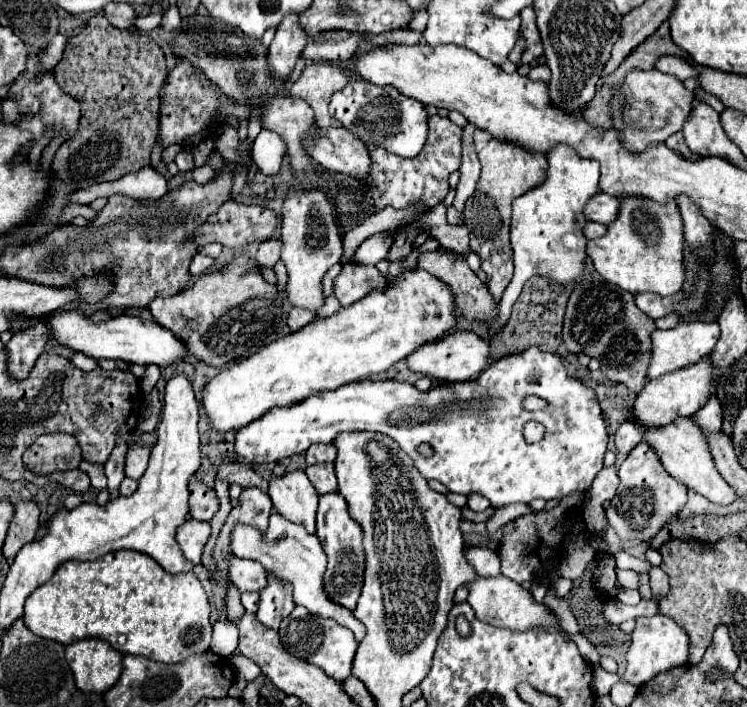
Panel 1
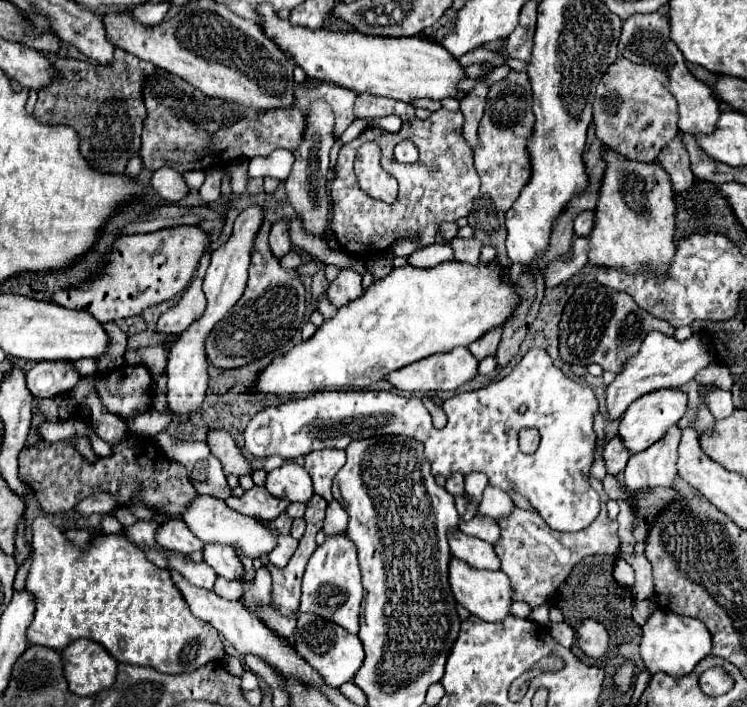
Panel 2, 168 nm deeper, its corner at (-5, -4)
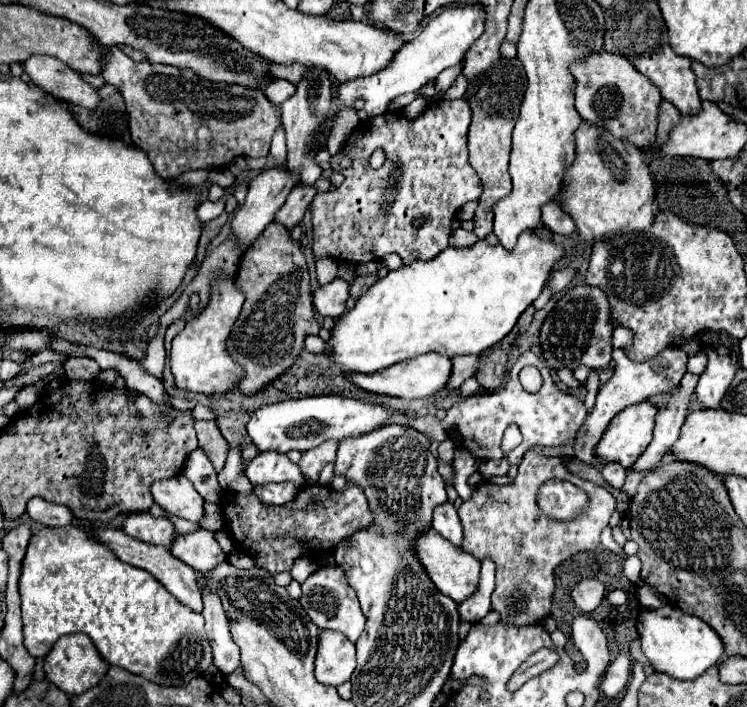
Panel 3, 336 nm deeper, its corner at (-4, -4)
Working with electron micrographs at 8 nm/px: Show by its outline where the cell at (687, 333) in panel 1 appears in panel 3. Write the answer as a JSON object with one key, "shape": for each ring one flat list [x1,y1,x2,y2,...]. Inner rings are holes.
{"shape":[[620,347,620,349,614,349,612,359,616,361,614,375,600,387,600,391,596,395,596,407,586,417,584,425,578,431,578,437,574,441,574,455,580,461,588,463,588,465,596,465,598,463,596,443,600,441,604,431,608,429,608,425,614,419,614,415,618,415,628,405,634,405,634,403,640,403,640,401,644,401,644,399,648,399,652,395,668,393,668,391,676,389,680,385,680,379,686,373,686,363,688,363,688,355,678,347,664,349,656,357,648,359,648,361,632,361,632,359,628,359,628,351,624,347]]}

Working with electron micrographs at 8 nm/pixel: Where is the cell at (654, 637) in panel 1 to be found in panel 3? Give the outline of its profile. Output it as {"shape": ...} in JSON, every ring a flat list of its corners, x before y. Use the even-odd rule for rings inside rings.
{"shape":[[674,605,660,609,645,609,637,620,637,629,642,641,642,653,650,659,652,667,674,679,696,679,708,667,720,661,724,647,716,631,694,615,686,615]]}

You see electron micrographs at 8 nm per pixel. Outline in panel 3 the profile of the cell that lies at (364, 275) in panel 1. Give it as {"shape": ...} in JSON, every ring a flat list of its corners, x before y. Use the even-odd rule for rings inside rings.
{"shape":[[340,277,318,287,314,293,316,311,322,313,324,317,338,319,346,311,346,301,350,297,348,291,350,291,350,285]]}

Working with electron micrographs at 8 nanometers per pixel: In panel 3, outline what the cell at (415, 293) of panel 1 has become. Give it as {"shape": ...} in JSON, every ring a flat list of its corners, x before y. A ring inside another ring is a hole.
{"shape":[[524,231,514,251,506,251,502,245,490,247,486,241,480,241,466,249,448,247,432,261,414,261,412,265,402,265,400,269,388,271,386,277,378,279,362,297,356,299,356,305,336,321,334,329,330,331,330,339,326,341,324,355,346,375,370,375,430,351,446,357,482,353,512,331,522,311,540,295,560,257,562,247,552,241,538,239,534,231]]}

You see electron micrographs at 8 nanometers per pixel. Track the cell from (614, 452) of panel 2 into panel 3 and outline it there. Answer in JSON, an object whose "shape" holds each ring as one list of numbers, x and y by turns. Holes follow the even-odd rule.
{"shape":[[610,461,610,463,606,463,606,465,602,465,602,475,604,475,604,479,612,485,612,487,616,487,616,489,620,489,622,487,622,483,624,483,624,477,626,477,626,469,618,463,618,461]]}

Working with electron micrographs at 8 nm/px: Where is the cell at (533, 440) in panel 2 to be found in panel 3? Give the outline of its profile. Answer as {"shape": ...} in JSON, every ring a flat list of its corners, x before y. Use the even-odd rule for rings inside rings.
{"shape":[[528,451,524,455,524,461,518,467,518,475,516,475,514,483,510,483,510,485,480,483,476,487,472,499,464,501,462,507,458,509,458,515,460,515,462,525,464,525,462,549,468,551,470,555,474,555,476,559,484,559,488,555,496,561,496,589,492,593,492,609,502,613,502,621,506,621,506,623,530,625,530,623,544,619,550,613,550,603,552,603,550,599,552,599,552,593,556,587,554,569,562,561,566,561,568,557,572,557,580,551,594,551,600,545,602,529,608,525,608,519,610,519,612,511,616,509,616,499,610,491,570,473,564,459,566,457,562,457,562,455,560,457,546,457,540,451],[552,477,570,481,590,495,590,505,588,505,588,511,584,515,576,517,574,521,562,523,562,521,550,521,546,515,540,513,540,509,536,507,536,491,544,481,548,481]]}

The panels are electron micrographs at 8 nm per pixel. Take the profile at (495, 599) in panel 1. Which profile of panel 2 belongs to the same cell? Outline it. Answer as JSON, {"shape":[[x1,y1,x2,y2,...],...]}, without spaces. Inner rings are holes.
{"shape":[[451,557,451,561,449,561,449,585,451,585,455,601,459,605,463,605,471,615,477,615,483,621,493,621,493,623,497,623,509,615,511,589,509,589,509,577,505,577,505,573,481,571,481,569,475,569,457,557]]}

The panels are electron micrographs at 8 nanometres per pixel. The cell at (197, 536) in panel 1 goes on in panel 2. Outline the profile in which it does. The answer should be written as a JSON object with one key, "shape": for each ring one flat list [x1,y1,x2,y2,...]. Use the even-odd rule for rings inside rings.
{"shape":[[169,519,165,521,157,533,155,533,155,541,169,551,179,551,179,553,193,553,193,551,201,551,203,541,181,521,181,519]]}

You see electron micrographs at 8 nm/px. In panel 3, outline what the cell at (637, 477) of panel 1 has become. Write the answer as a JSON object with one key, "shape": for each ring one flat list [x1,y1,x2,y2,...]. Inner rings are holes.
{"shape":[[694,373,684,375,684,379,680,383,680,389,672,395,668,405,662,407,660,413,656,415,654,439,648,445,648,449,644,451,644,455,640,455,638,461,632,465,632,471,636,471,636,473,650,471,650,469,660,465,660,461,666,453,670,453,674,441,680,435,680,427,684,425,686,405,688,405,688,399,694,393,694,387,697,386,698,380,698,375,694,375]]}

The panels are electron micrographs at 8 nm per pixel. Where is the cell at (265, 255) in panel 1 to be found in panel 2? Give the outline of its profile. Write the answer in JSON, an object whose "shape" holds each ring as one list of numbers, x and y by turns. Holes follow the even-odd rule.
{"shape":[[279,219,273,223,271,235,269,235,269,245,275,257,283,257,291,249,291,239,289,239,289,219]]}

